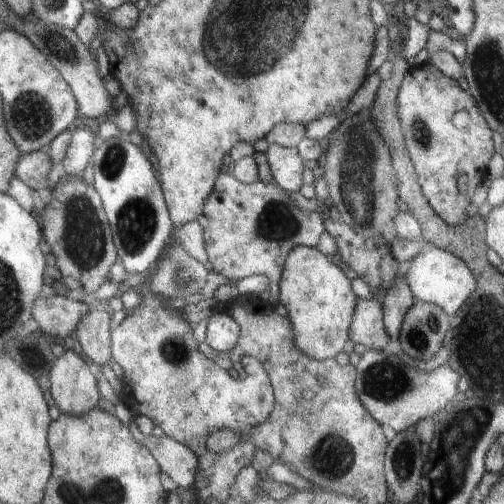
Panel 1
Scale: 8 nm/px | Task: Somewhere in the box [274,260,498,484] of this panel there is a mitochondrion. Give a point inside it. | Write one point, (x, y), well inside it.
(385, 381)

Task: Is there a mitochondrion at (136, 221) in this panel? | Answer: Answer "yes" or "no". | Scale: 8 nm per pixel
yes

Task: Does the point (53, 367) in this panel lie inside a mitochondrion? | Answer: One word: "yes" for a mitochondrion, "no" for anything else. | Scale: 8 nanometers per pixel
no

